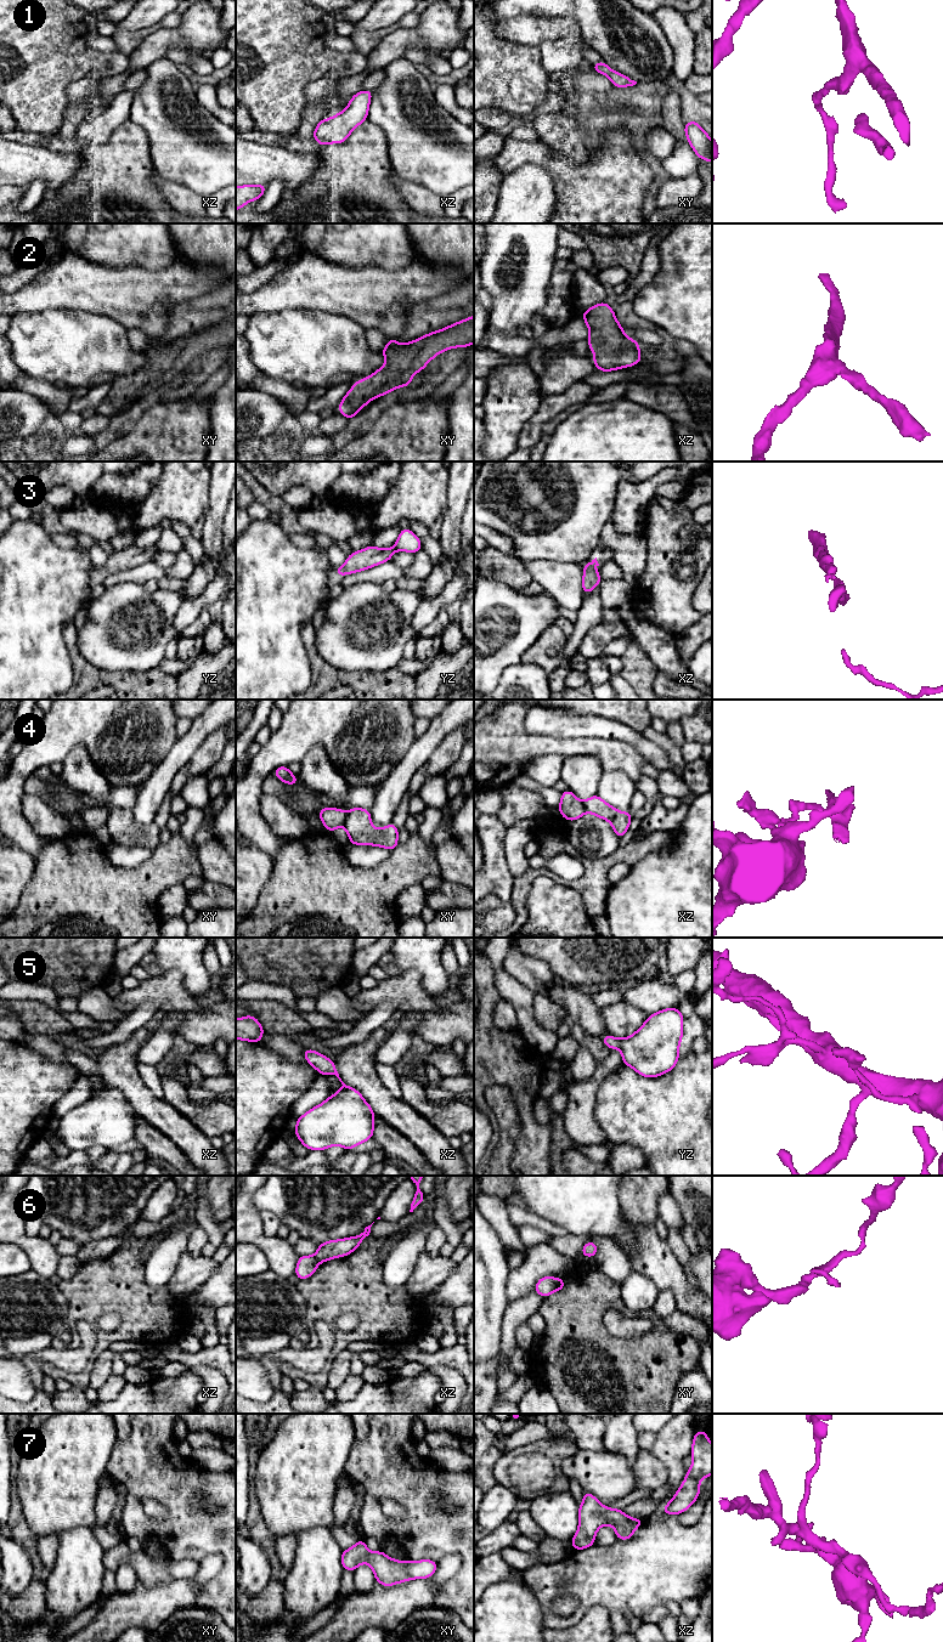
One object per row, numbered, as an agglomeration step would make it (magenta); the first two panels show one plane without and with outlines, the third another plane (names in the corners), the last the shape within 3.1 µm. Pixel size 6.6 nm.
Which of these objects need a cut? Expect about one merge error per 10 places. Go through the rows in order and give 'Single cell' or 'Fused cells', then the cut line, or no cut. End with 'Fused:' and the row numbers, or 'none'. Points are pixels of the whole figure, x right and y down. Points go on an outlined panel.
1: Single cell. No split
2: Single cell. No split
3: Single cell. No split
4: Fused cells. Split along xy (348, 813), (343, 825)
5: Single cell. No split
6: Fused cells. Split along xy (555, 1279), (557, 1289)
7: Single cell. No split
Fused: 4, 6

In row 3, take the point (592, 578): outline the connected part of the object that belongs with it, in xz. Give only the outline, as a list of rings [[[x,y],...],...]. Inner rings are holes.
[[[597,557],[589,561],[583,568],[582,589],[583,594],[591,593],[597,585],[599,585],[602,578],[598,571],[594,570],[599,566]]]

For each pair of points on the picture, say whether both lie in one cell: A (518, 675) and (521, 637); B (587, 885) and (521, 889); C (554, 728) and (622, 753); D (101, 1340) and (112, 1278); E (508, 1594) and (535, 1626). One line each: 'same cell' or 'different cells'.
A: different cells
B: same cell
C: different cells
D: same cell
E: same cell

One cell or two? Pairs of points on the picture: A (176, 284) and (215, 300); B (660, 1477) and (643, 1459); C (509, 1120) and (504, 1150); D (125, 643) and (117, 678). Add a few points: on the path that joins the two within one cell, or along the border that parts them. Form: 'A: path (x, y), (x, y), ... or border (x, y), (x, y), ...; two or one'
A: border (222, 283), (207, 293), (175, 305); two
B: path (655, 1472), (647, 1464); one
C: path (509, 1127), (507, 1143); one
D: border (91, 663), (108, 671), (148, 671); two

